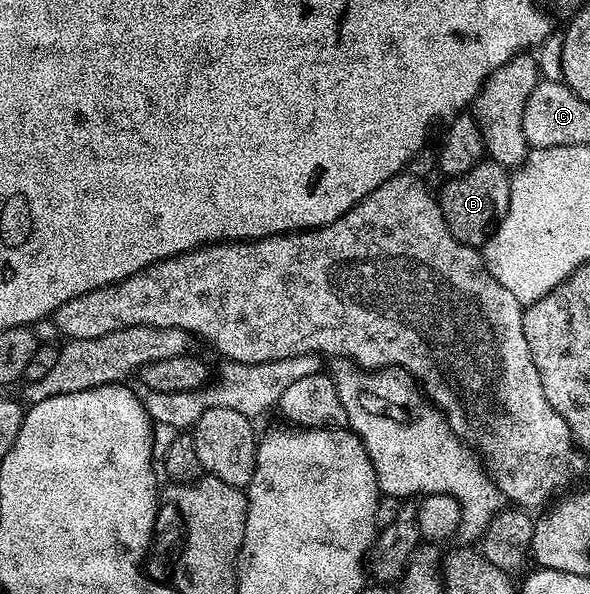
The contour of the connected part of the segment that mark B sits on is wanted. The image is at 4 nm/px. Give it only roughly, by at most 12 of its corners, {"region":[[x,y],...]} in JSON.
{"region":[[484,160],[444,183],[449,232],[482,247],[509,208],[508,167]]}

